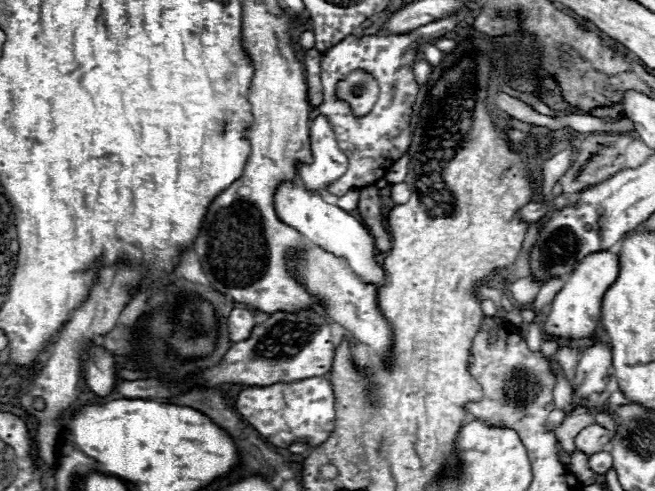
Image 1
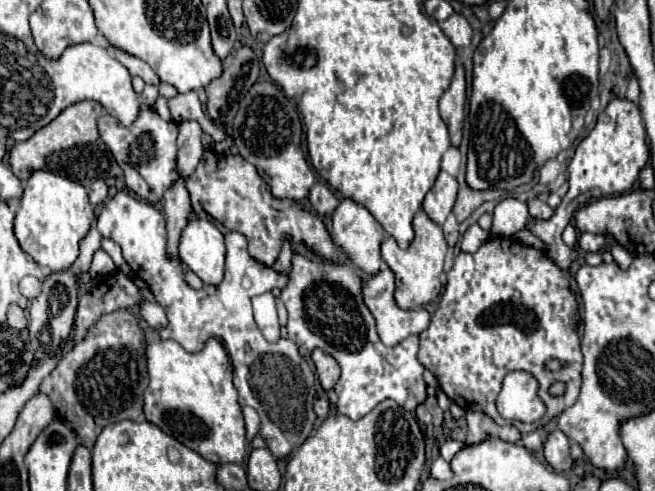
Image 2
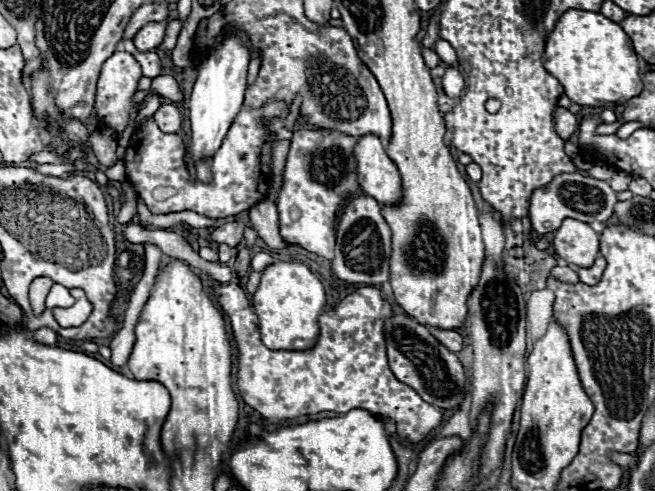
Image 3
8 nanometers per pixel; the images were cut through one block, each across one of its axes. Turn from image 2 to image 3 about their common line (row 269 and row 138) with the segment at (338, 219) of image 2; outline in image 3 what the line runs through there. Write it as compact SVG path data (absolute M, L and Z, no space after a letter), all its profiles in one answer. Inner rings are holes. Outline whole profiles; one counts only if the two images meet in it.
M364 134L358 138L354 158L362 190L380 204L398 202L398 194L402 194L400 174L376 134Z

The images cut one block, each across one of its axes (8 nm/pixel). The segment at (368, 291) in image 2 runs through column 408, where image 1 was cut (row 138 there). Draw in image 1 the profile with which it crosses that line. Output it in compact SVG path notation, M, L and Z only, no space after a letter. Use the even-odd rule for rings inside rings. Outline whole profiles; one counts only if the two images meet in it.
M318 116L312 122L310 148L314 162L298 166L298 178L308 190L318 192L346 172L348 158L338 148L334 130L324 116Z

